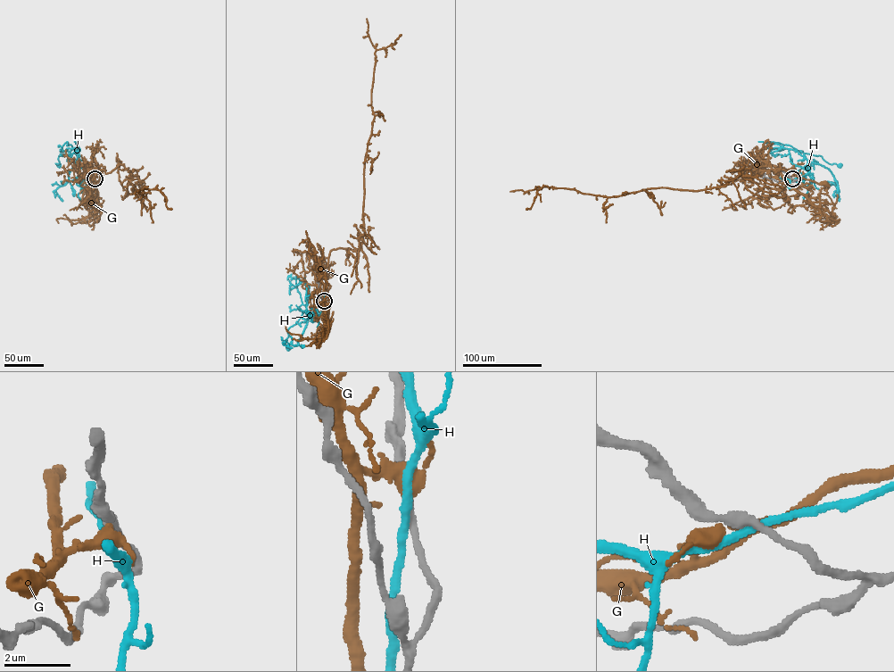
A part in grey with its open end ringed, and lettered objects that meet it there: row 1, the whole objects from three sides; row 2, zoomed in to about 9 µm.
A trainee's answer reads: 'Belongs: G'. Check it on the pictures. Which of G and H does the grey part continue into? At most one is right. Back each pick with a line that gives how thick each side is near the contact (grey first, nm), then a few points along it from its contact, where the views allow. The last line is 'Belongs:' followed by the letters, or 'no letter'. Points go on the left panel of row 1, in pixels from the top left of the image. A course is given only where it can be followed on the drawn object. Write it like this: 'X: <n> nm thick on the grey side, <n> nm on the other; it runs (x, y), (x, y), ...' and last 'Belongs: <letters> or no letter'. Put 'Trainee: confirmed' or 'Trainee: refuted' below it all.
G: 340 nm thick on the grey side, 360 nm on the other; it runs (95, 178), (90, 178), (87, 164), (98, 170), (100, 177), (95, 183)
Belongs: G
Trainee: confirmed

